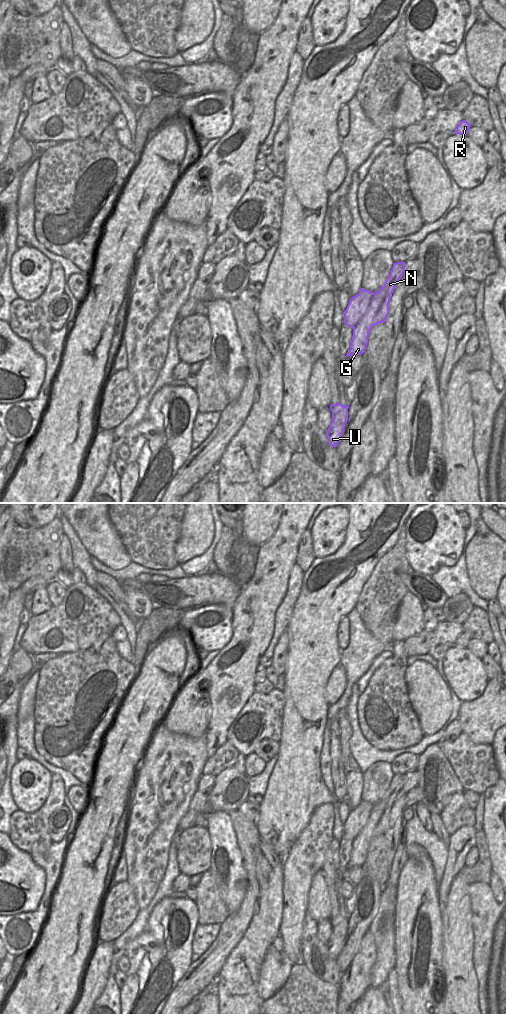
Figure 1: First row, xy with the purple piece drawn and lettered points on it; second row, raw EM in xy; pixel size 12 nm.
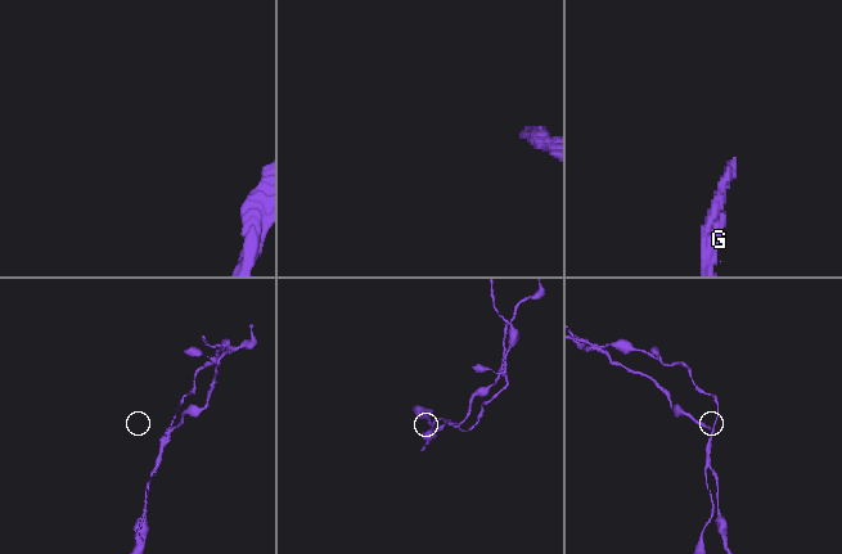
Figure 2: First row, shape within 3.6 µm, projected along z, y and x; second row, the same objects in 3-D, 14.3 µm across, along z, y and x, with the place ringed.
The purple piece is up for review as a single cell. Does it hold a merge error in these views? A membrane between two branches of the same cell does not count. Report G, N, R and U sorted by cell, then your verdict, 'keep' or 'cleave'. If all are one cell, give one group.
G N U / R; cleave

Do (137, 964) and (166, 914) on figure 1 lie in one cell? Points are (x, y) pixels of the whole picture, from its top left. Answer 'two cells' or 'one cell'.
one cell

